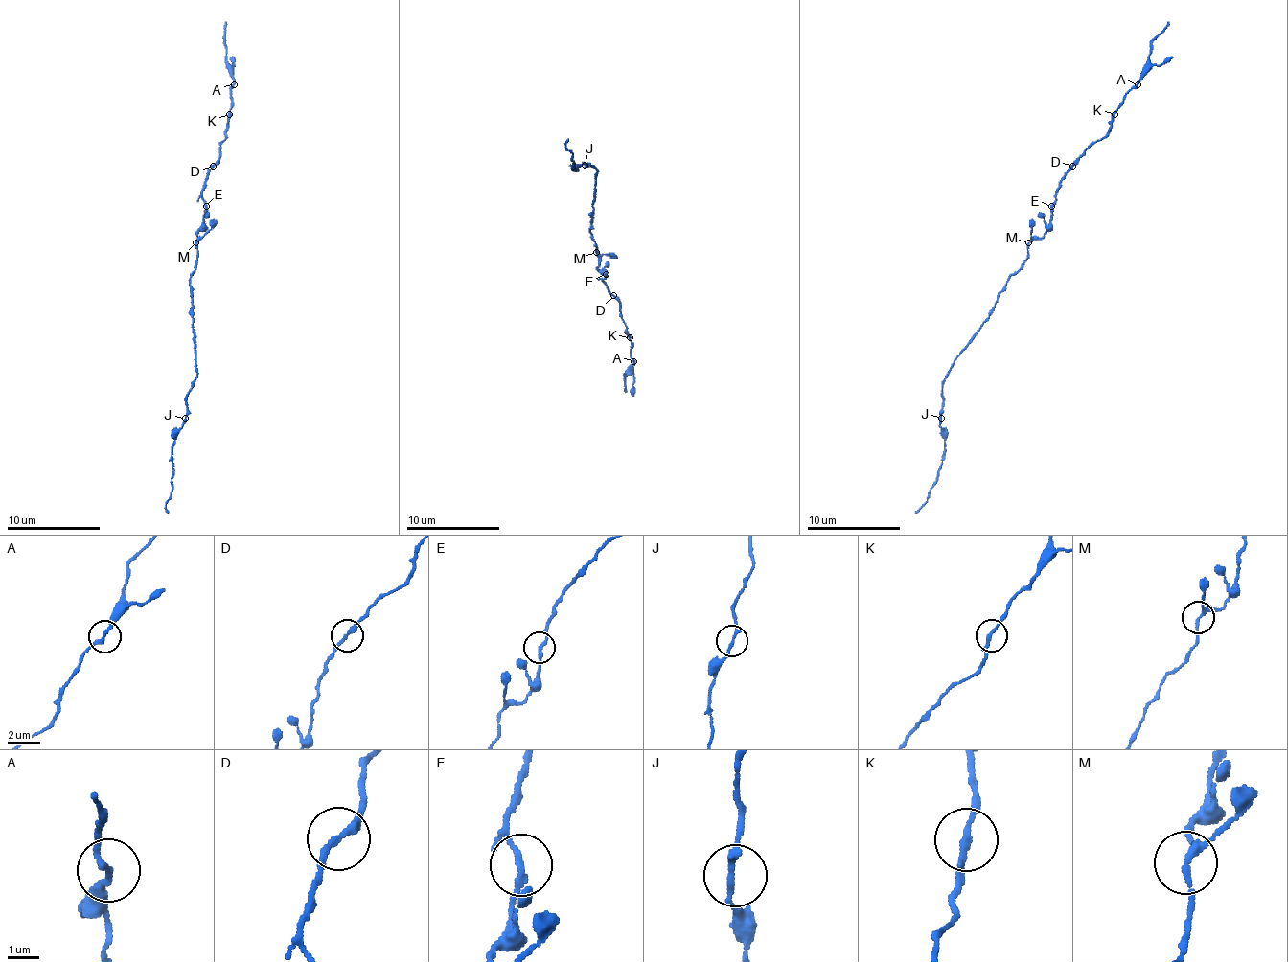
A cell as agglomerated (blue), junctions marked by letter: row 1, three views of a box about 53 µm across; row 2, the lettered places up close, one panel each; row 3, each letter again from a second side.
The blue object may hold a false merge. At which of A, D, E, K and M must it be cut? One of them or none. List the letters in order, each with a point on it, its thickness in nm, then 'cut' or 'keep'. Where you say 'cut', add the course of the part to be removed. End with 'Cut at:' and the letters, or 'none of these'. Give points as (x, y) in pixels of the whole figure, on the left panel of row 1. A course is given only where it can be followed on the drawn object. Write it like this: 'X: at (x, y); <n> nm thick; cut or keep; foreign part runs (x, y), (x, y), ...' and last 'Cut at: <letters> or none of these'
A: at (234, 84); 190 nm thick; keep
D: at (213, 166); 220 nm thick; keep
E: at (206, 206); 180 nm thick; keep
K: at (229, 114); 180 nm thick; keep
M: at (195, 242); 190 nm thick; keep
Cut at: none of these

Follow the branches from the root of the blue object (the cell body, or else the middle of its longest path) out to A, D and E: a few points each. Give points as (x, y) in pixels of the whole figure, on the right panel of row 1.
A: (1025, 260), (1028, 245), (1046, 234), (1061, 177), (1107, 133), (1115, 110), (1138, 84)
D: (1025, 260), (1028, 245), (1046, 234), (1058, 182), (1072, 166)
E: (1025, 260), (1028, 245), (1046, 234), (1051, 206)

